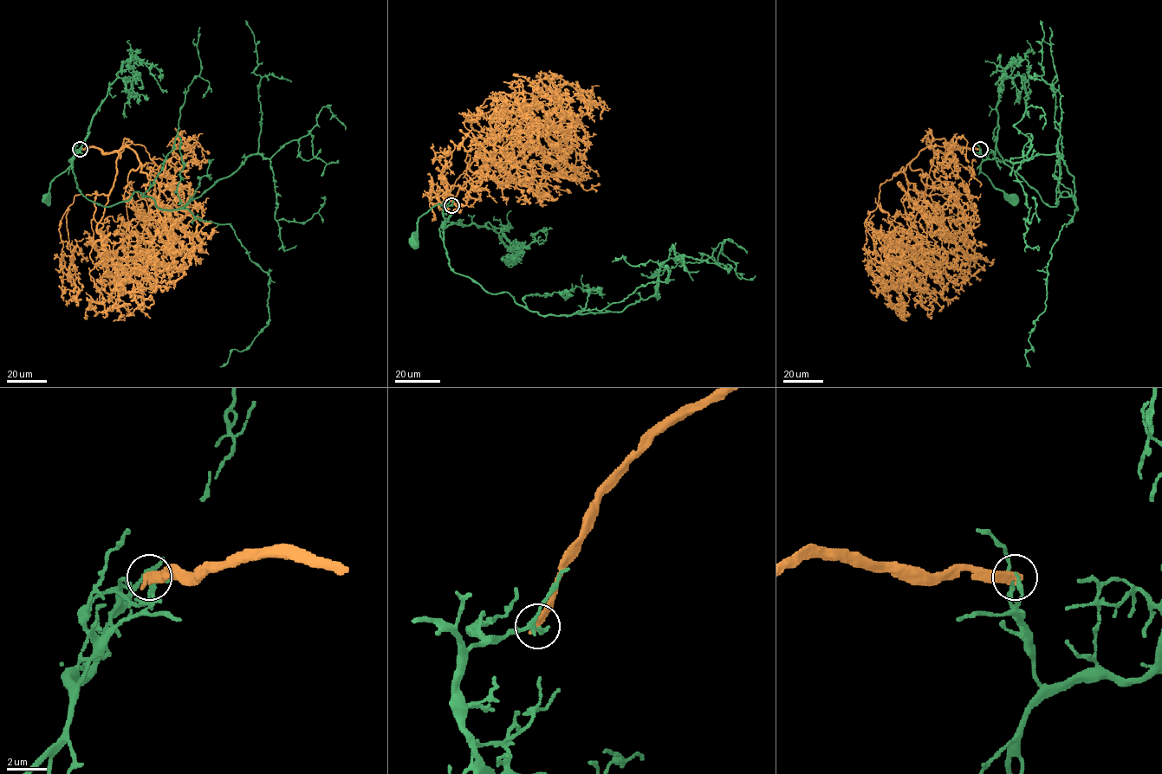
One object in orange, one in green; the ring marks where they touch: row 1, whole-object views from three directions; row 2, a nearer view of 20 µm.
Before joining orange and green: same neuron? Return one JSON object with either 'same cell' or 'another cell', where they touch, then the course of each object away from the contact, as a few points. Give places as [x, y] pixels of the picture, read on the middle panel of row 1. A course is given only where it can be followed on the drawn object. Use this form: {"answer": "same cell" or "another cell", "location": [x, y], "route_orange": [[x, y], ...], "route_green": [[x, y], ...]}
{"answer": "another cell", "location": [451, 205], "route_orange": [[451, 205], [496, 152], [486, 143], [439, 196], [437, 183], [450, 190], [440, 177], [451, 154], [433, 146]], "route_green": [[451, 205], [444, 207], [437, 204], [418, 218], [413, 242]]}

